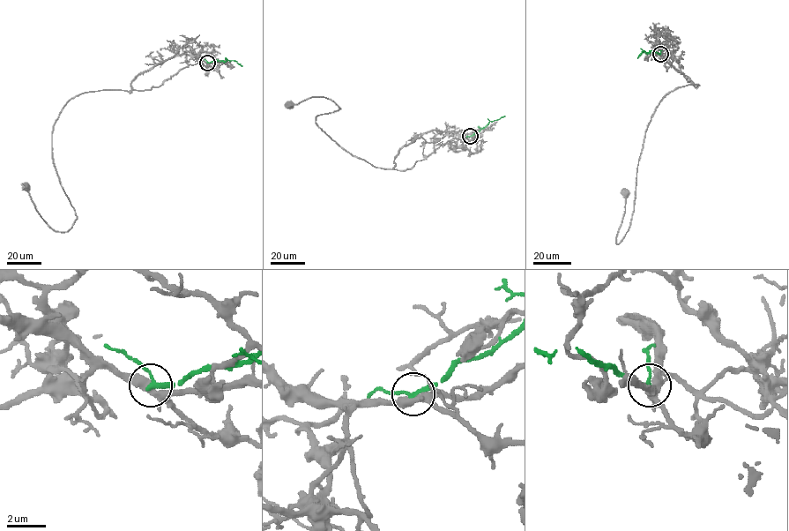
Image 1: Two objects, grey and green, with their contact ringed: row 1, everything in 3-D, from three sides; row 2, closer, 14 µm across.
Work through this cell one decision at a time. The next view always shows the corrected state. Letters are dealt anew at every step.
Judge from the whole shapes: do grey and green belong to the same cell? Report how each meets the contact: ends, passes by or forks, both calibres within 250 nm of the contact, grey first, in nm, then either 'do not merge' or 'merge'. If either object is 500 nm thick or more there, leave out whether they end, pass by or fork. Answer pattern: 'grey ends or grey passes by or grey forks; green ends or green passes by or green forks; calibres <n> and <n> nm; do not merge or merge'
grey forks; green passes by; calibres 340 and 190 nm; do not merge

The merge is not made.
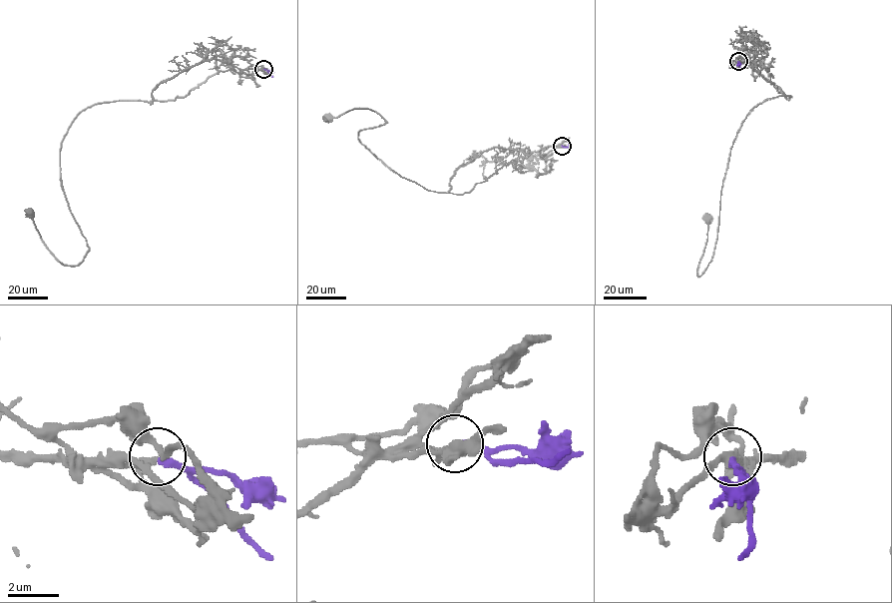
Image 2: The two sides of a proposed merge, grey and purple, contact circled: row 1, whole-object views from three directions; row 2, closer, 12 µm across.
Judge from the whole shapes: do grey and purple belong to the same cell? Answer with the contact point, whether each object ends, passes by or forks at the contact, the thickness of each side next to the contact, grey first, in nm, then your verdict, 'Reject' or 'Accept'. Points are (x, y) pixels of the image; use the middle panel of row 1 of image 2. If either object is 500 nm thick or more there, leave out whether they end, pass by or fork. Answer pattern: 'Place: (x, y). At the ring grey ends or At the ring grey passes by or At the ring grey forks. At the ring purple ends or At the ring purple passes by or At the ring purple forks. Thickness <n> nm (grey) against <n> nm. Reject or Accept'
Place: (562, 146). At the ring grey ends. At the ring purple ends. Thickness 200 nm (grey) against 240 nm. Accept

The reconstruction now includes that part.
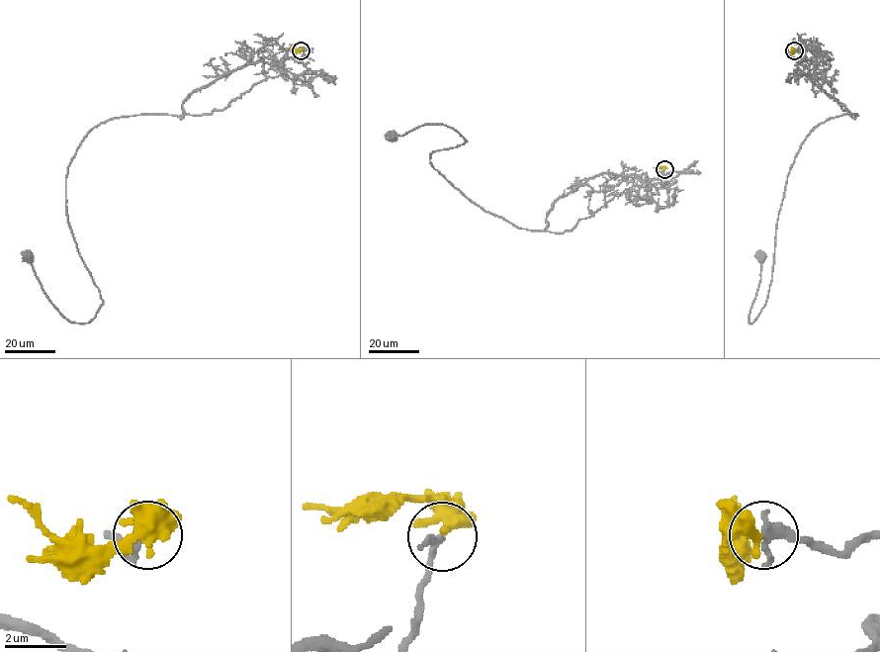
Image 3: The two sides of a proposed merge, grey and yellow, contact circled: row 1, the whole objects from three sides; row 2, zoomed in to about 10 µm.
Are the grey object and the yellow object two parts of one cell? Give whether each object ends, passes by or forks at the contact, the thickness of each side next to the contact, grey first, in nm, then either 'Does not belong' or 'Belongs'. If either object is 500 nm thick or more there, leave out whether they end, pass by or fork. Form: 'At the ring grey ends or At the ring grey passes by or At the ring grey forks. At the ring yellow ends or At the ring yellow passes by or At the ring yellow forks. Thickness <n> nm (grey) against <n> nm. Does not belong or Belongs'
At the ring grey ends. At the ring yellow forks. Thickness 320 nm (grey) against 280 nm. Belongs

